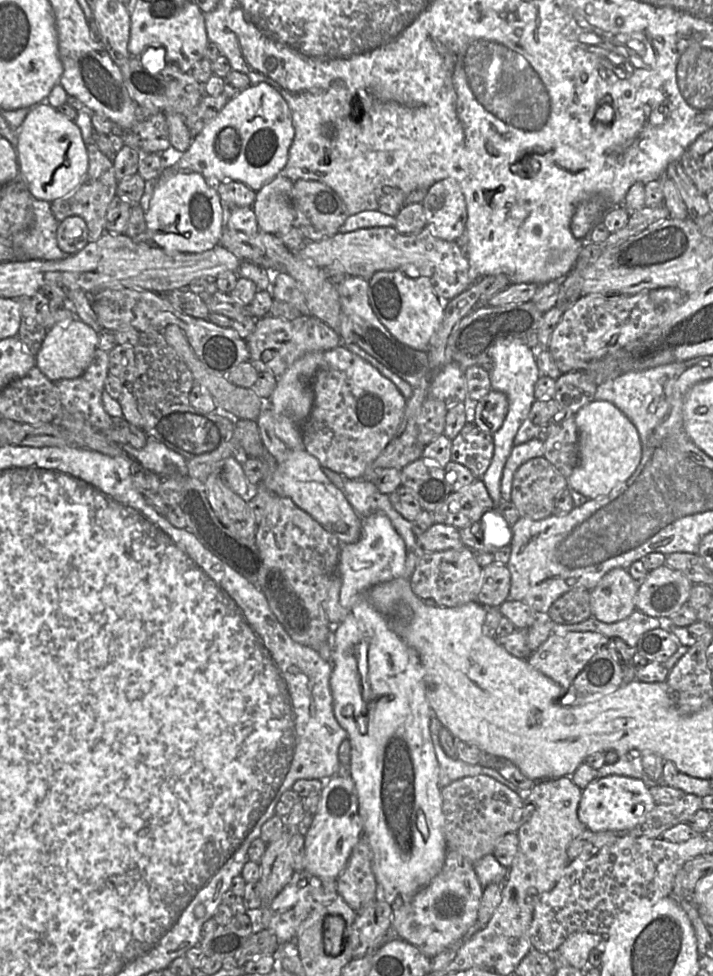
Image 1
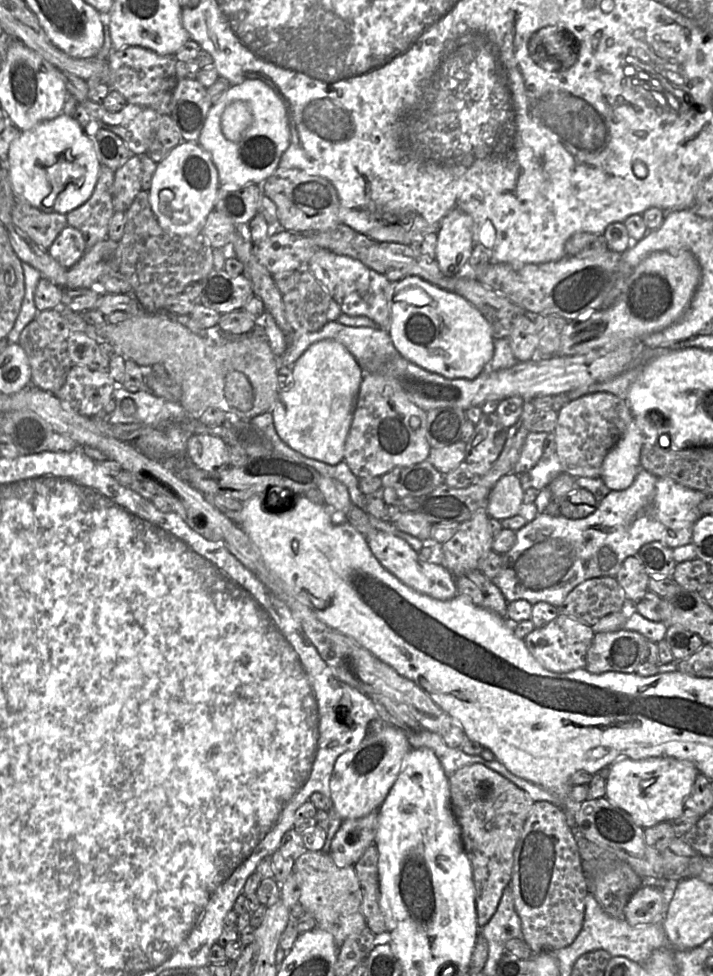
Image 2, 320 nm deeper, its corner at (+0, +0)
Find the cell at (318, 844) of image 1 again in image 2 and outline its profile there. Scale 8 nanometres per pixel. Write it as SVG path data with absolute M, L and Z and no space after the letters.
M389 724L379 732L367 735L356 748L340 755L330 779L330 801L335 812L345 820L361 818L378 810L395 783L410 749L406 734Z

